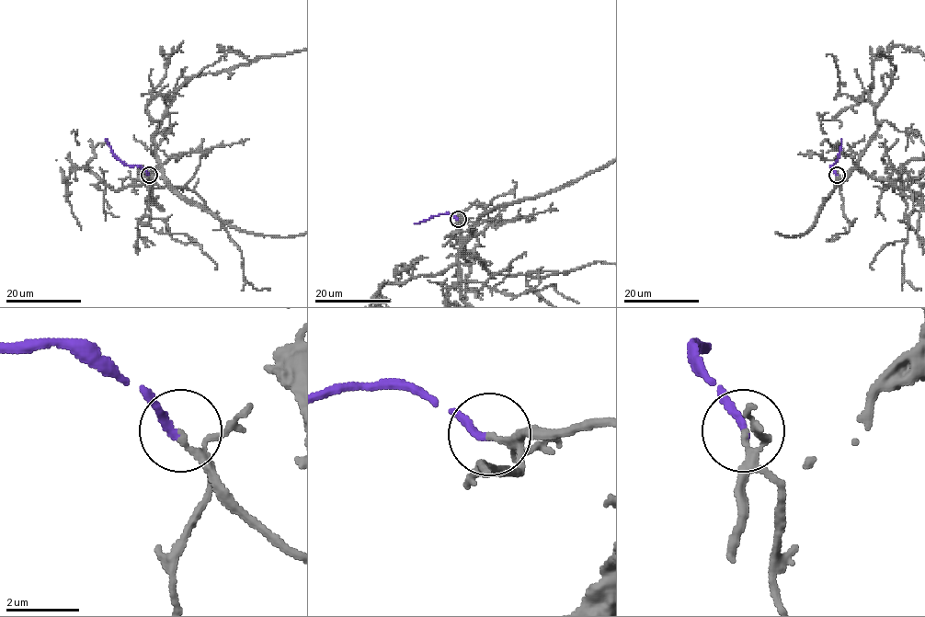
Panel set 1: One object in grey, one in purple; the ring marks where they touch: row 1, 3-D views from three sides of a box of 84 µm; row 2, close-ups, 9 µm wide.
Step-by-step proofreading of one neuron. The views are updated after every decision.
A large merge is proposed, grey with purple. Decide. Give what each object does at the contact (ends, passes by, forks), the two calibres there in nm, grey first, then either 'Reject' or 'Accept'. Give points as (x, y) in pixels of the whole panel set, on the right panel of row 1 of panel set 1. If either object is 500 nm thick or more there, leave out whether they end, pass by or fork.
At the ring grey passes by. At the ring purple ends. Thickness 120 nm (grey) against 240 nm. Accept

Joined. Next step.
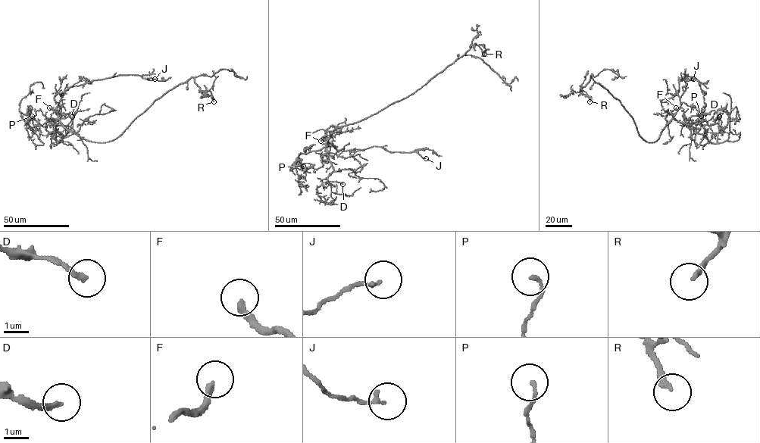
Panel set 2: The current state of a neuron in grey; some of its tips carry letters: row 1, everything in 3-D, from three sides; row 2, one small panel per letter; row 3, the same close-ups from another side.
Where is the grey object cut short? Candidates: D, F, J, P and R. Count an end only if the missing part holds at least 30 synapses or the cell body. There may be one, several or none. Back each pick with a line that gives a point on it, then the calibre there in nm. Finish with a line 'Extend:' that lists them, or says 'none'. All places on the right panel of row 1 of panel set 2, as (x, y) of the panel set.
F: Place: (676, 107). Thickness 240 nm
Extend: F

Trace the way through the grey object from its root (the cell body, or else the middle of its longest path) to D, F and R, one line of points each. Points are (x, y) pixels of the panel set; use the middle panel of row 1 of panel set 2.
D: (370, 116), (338, 127), (326, 142), (326, 158), (333, 171), (325, 182), (337, 182), (342, 184)
F: (370, 116), (339, 126), (328, 138), (326, 135), (320, 141)
R: (370, 116), (413, 94), (465, 54), (471, 45), (477, 45), (483, 55), (484, 54)

